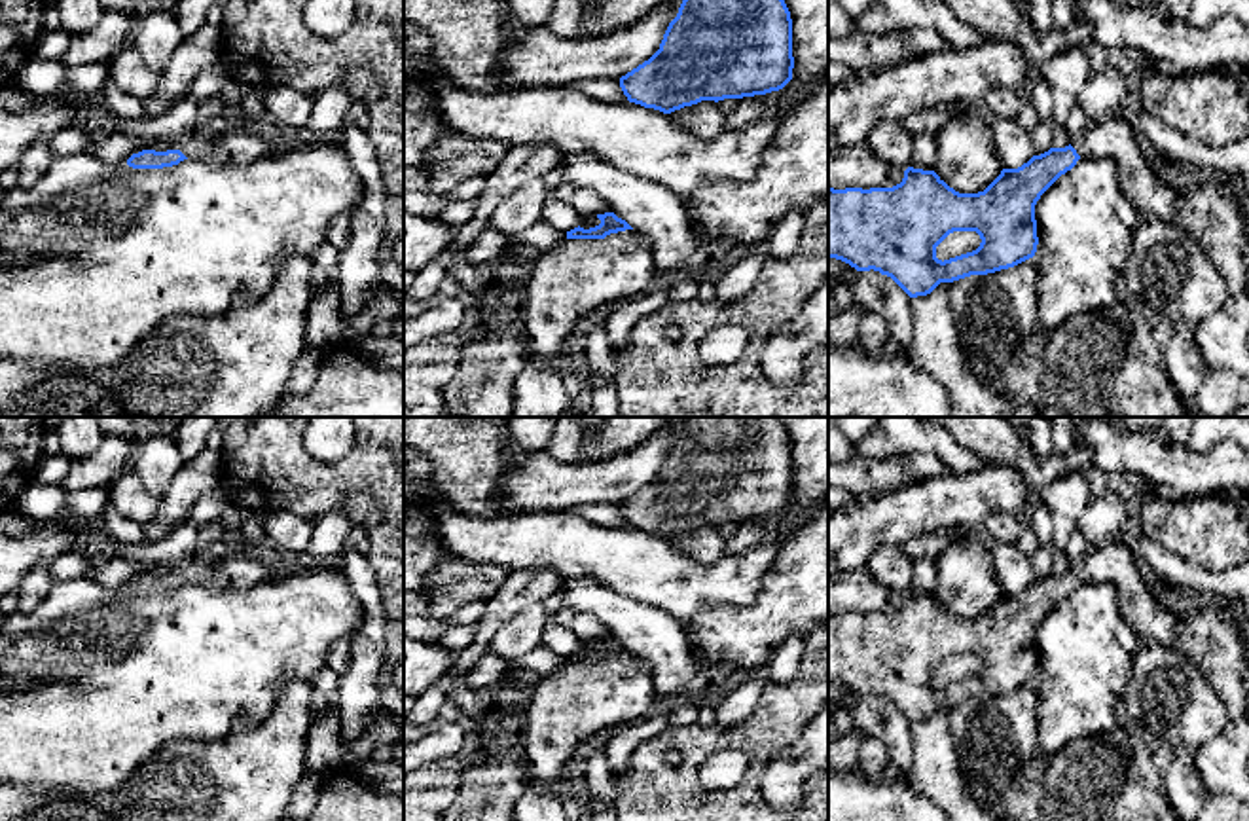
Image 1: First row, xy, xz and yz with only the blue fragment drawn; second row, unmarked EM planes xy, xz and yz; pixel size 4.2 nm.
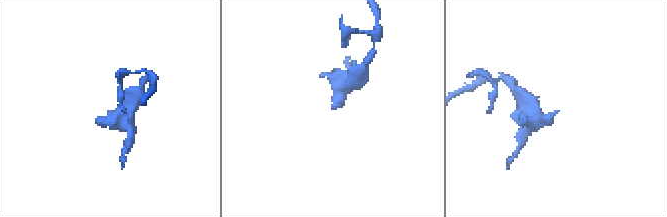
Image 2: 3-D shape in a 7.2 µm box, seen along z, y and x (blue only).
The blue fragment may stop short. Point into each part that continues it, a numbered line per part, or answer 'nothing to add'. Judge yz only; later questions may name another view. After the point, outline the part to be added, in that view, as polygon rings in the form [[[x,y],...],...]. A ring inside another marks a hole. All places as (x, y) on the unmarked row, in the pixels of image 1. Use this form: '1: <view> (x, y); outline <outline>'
1: yz (1113, 562); outline [[[1111,537],[1090,546],[1084,557],[1071,565],[1080,582],[1107,582],[1116,592],[1116,603],[1126,620],[1143,641],[1175,647],[1181,641],[1183,616],[1162,607],[1145,584],[1133,542]]]

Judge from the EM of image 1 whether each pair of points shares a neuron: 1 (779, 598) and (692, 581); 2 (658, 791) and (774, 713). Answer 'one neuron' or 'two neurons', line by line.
1: two neurons
2: one neuron

